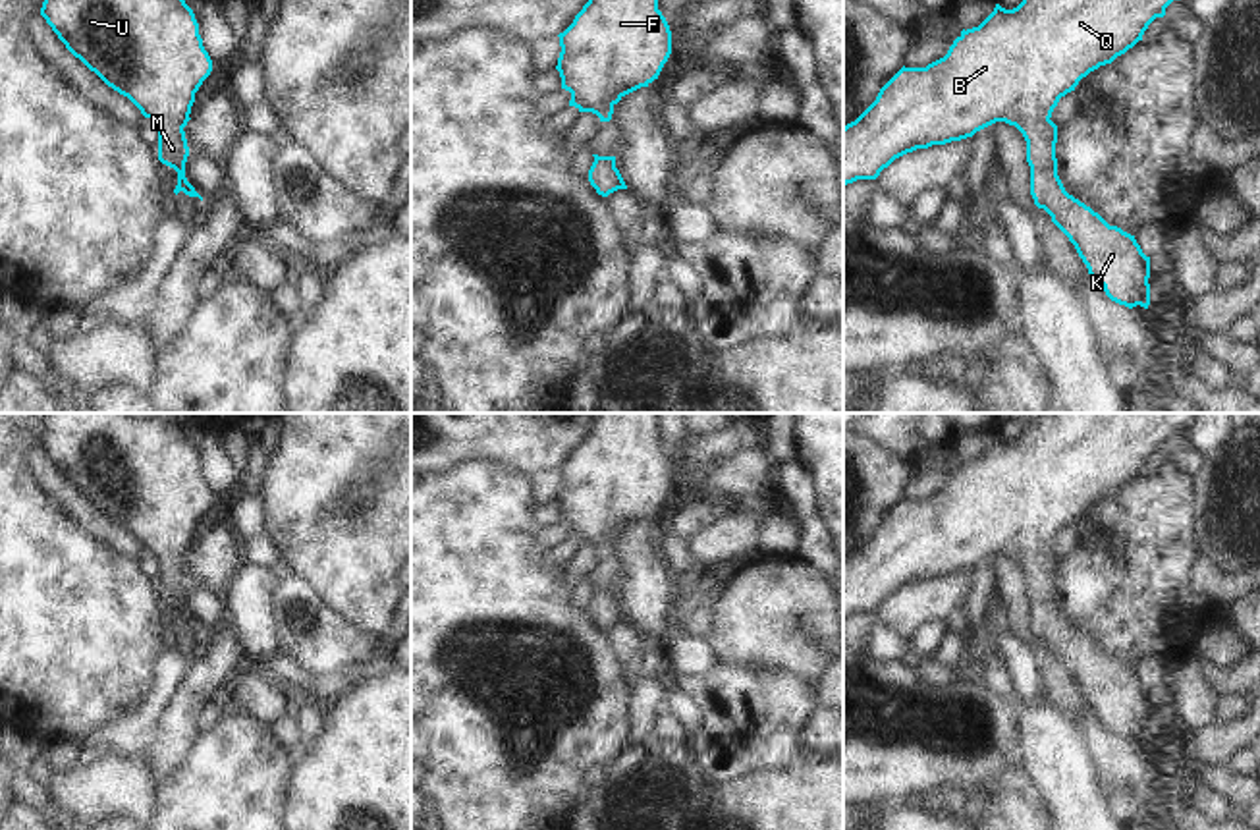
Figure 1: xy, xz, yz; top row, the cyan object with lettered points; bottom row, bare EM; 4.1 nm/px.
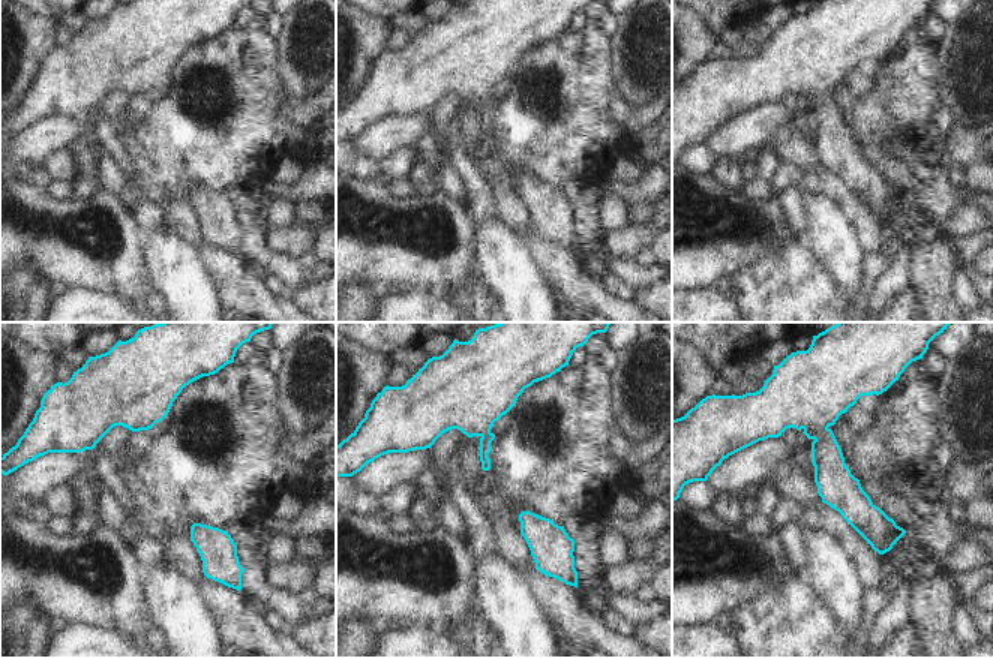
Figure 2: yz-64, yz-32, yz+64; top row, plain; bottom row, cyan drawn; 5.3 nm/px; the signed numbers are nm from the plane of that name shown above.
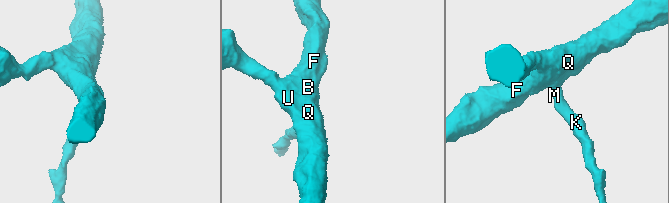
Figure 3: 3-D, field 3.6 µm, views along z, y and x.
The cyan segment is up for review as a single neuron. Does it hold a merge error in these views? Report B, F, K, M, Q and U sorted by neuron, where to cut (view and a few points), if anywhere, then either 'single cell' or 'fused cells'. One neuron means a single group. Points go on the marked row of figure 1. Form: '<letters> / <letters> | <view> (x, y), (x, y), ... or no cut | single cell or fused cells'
B F K M Q U | no cut | single cell

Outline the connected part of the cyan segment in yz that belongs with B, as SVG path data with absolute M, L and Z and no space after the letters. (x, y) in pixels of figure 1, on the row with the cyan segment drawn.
M1023 0L1005 10L996 4L994 12L972 29L963 29L947 54L926 68L901 68L878 93L876 100L843 127L843 187L857 180L876 180L895 158L917 149L945 145L972 137L976 131L1005 122L1015 125L1027 141L1030 166L1030 195L1052 222L1069 237L1094 282L1104 286L1106 295L1129 309L1150 305L1150 257L1135 235L1109 226L1098 212L1069 195L1057 176L1057 125L1050 120L1059 98L1075 91L1079 81L1100 66L1111 64L1138 41L1156 17L1165 15L1173 0Z

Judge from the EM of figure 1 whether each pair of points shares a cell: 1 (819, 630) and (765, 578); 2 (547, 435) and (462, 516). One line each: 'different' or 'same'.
1: same
2: different

